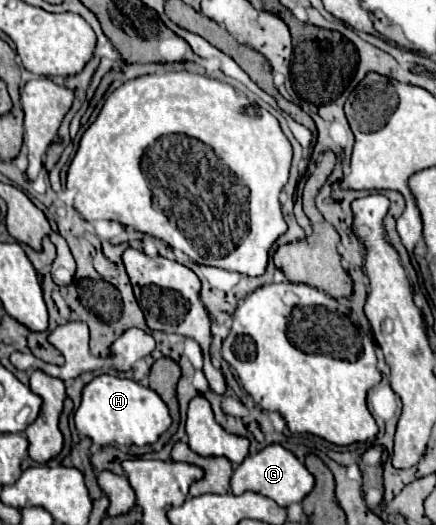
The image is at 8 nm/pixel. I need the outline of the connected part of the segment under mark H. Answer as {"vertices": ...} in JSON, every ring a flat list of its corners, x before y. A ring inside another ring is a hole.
{"vertices":[[100,375,92,379,82,391,82,403,74,413,74,425,78,433,92,439,100,447,112,443,118,445,148,445,154,443,168,427,172,419,166,403,150,387,142,387,136,381,120,379,112,375]]}

